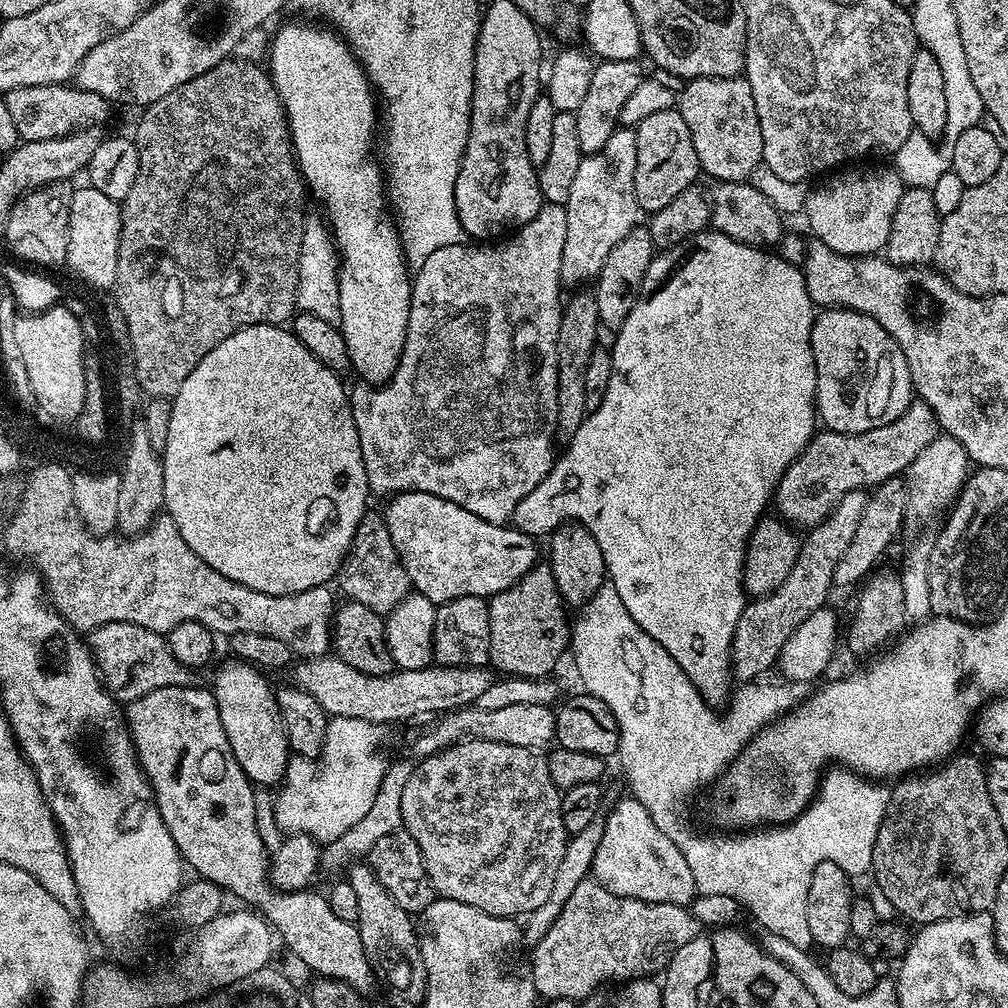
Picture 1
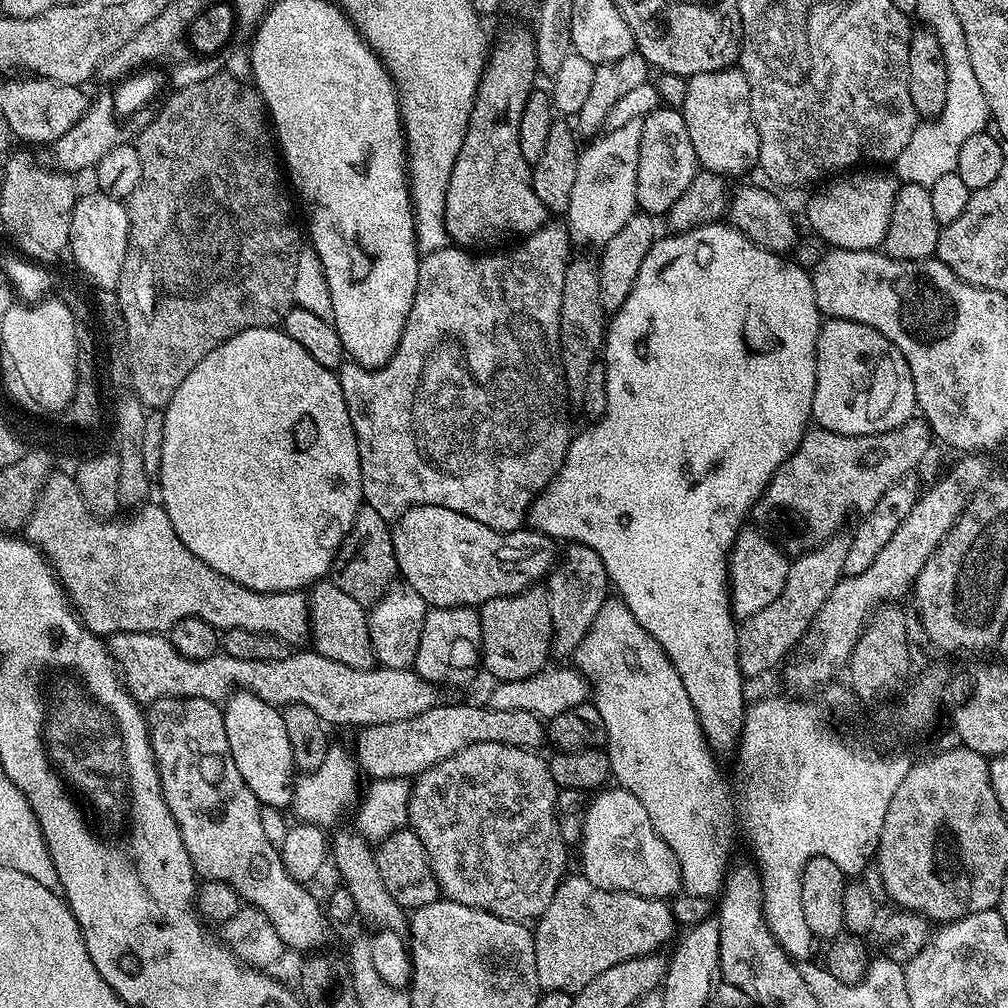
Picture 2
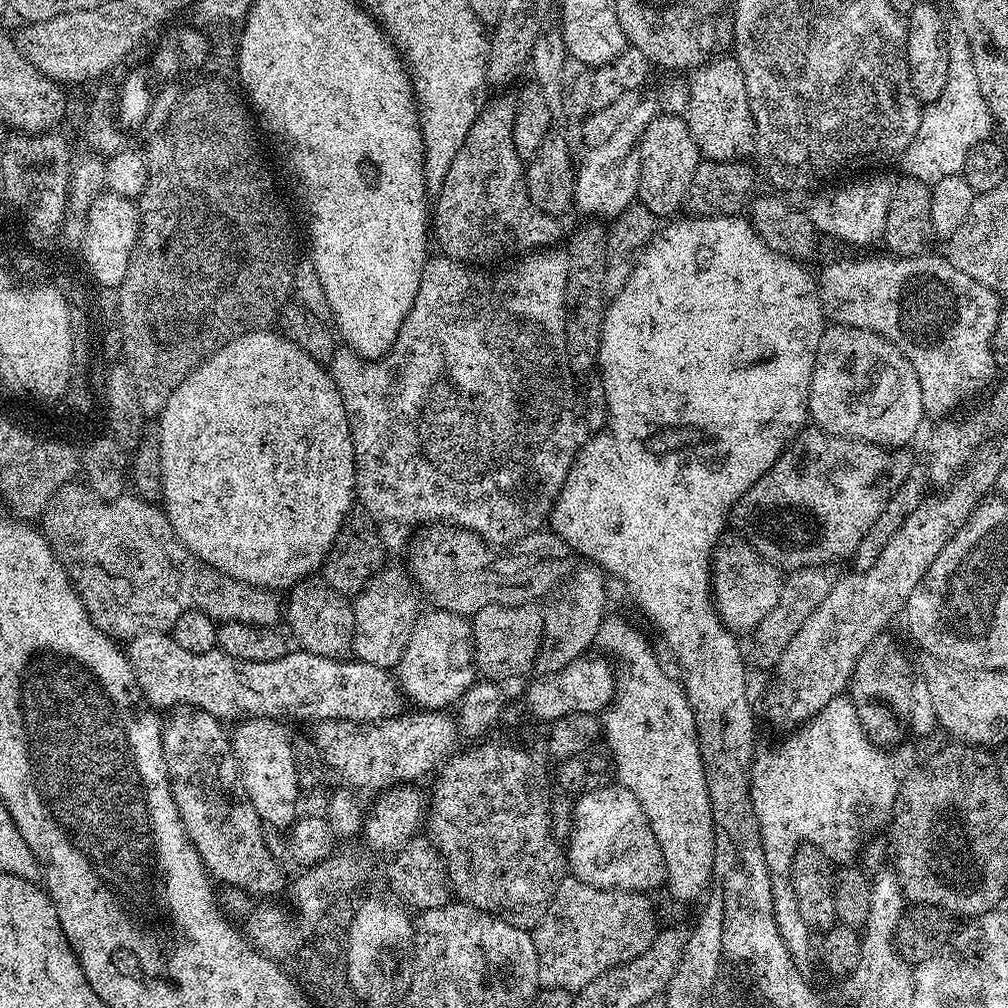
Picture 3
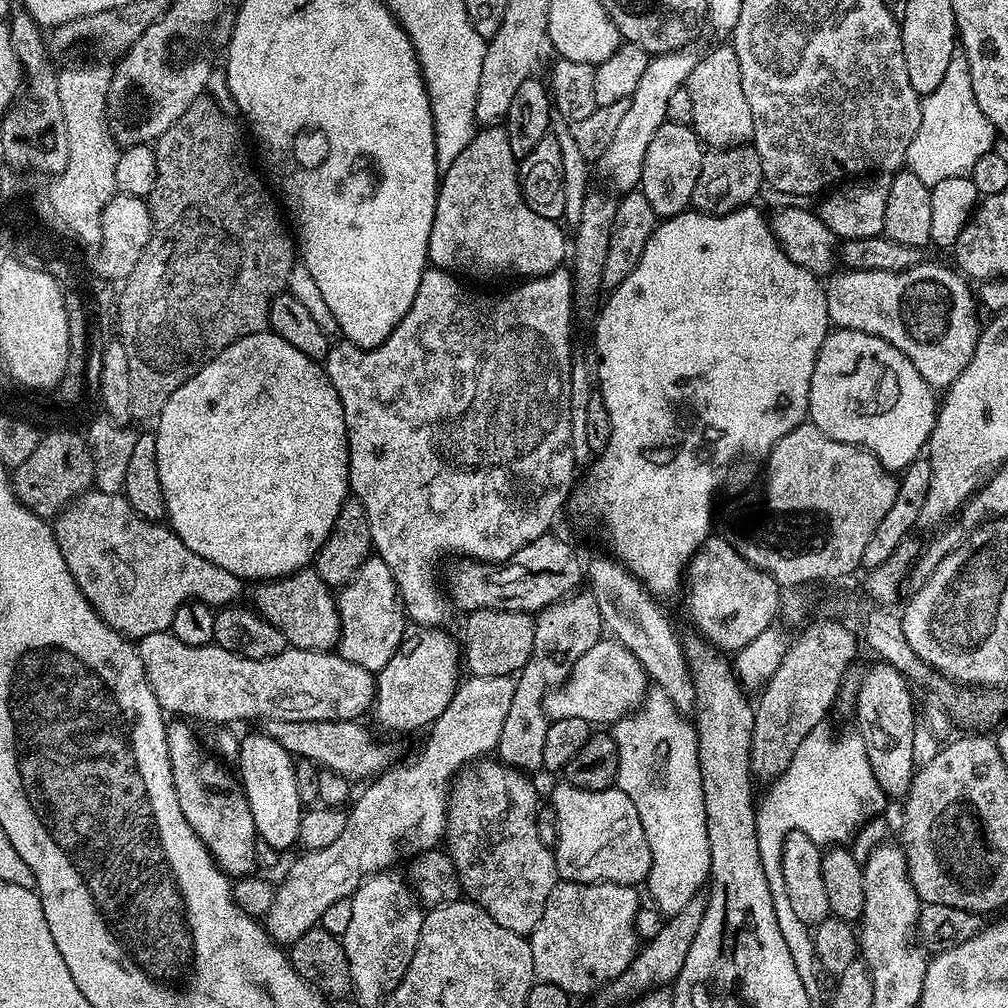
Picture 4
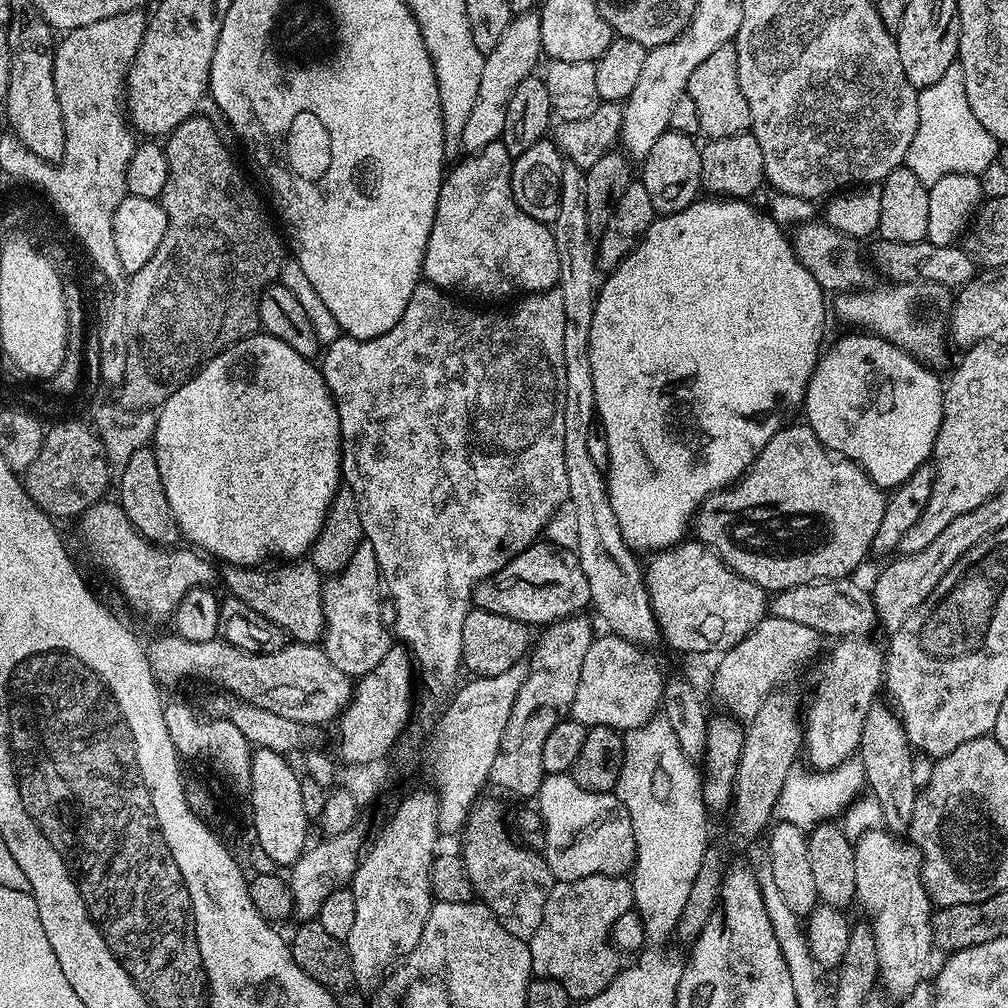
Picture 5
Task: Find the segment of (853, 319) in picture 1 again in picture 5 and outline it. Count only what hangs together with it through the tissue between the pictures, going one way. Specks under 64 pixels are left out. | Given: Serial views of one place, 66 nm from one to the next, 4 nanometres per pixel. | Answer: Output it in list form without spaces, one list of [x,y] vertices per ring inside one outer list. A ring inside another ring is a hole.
[[[871,334],[844,336],[816,362],[802,405],[803,419],[831,452],[853,460],[878,487],[894,490],[918,466],[929,463],[944,413],[945,385],[928,365],[915,360],[889,340]]]

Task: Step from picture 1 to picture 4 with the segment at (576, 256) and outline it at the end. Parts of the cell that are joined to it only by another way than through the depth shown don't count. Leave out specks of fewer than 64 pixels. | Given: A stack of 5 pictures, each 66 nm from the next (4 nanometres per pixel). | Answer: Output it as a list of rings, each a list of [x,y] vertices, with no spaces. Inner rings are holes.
[[[685,46],[676,52],[661,52],[649,59],[646,74],[642,74],[634,94],[627,99],[628,105],[622,123],[614,129],[614,138],[610,138],[610,146],[606,146],[598,161],[601,178],[606,183],[613,184],[608,186],[617,193],[623,194],[639,189],[646,146],[650,146],[650,138],[658,134],[658,126],[666,123],[668,119],[666,106],[670,106],[670,97],[674,94],[674,90],[685,87],[690,78],[690,70],[694,70],[700,57],[699,51],[695,52],[691,46]]]

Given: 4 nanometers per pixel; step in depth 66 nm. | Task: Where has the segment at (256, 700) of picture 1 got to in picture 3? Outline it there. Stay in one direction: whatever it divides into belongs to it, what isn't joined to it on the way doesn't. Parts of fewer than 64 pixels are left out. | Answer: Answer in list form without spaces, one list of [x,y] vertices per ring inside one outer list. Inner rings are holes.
[[[249,716],[241,719],[231,729],[230,739],[234,758],[242,778],[242,786],[258,810],[258,818],[269,829],[291,829],[298,819],[296,807],[300,804],[302,793],[298,786],[298,770],[292,749],[293,737],[283,728],[279,719],[271,716]]]

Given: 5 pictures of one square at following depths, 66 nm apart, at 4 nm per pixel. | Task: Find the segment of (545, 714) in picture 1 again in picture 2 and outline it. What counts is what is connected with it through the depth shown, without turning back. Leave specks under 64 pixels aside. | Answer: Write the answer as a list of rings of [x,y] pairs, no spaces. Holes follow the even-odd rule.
[[[442,702],[414,718],[400,719],[398,722],[375,724],[372,727],[361,729],[355,736],[356,742],[352,745],[357,767],[369,775],[371,779],[386,777],[414,778],[430,766],[462,750],[467,745],[476,745],[478,742],[498,742],[502,745],[518,746],[529,750],[539,749],[539,745],[546,740],[546,726],[539,716],[526,711],[500,710],[494,711],[487,706],[478,708],[474,704],[447,704]]]

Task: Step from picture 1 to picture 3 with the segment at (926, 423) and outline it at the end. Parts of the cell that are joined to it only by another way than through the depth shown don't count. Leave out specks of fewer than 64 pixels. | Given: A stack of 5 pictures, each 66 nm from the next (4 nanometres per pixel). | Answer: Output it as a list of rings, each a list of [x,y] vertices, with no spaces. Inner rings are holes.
[[[815,426],[805,427],[803,432],[799,432],[792,439],[787,450],[778,458],[778,462],[774,462],[774,466],[770,466],[770,470],[766,470],[766,474],[762,474],[762,478],[758,478],[758,482],[754,482],[754,486],[750,486],[750,490],[746,490],[746,494],[742,494],[740,501],[732,508],[731,527],[737,528],[735,531],[756,549],[758,555],[769,560],[781,570],[809,568],[819,564],[835,565],[836,560],[844,560],[847,556],[848,559],[855,557],[858,542],[862,542],[862,538],[866,538],[866,534],[870,532],[870,526],[874,526],[874,522],[878,522],[878,514],[882,514],[882,510],[886,508],[886,502],[890,502],[894,490],[898,490],[898,486],[902,486],[902,482],[906,478],[910,467],[910,459],[908,460],[906,453],[907,451],[904,450],[884,448],[881,444],[871,444],[849,436],[835,436]]]

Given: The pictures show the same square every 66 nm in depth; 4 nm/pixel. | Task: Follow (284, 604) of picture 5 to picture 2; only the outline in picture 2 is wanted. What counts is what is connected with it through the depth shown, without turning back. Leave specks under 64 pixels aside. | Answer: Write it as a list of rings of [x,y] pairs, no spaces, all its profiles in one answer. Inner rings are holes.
[[[325,578],[311,585],[308,597],[308,626],[310,644],[320,656],[342,662],[342,666],[355,668],[377,667],[376,655],[368,633],[368,612],[350,594],[342,594],[331,579]]]

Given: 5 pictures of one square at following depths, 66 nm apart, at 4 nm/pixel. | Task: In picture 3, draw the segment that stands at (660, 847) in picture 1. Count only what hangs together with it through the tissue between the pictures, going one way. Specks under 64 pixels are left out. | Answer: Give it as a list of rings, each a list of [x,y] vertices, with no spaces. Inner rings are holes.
[[[618,782],[607,784],[602,790],[575,797],[572,805],[572,833],[566,841],[566,864],[577,880],[595,888],[615,888],[621,892],[648,894],[651,893],[651,888],[656,888],[659,884],[661,887],[666,880],[658,838],[654,838],[654,830],[650,830],[650,822],[646,822],[646,814],[642,814],[638,798],[634,798],[634,794],[630,794],[630,790]]]

